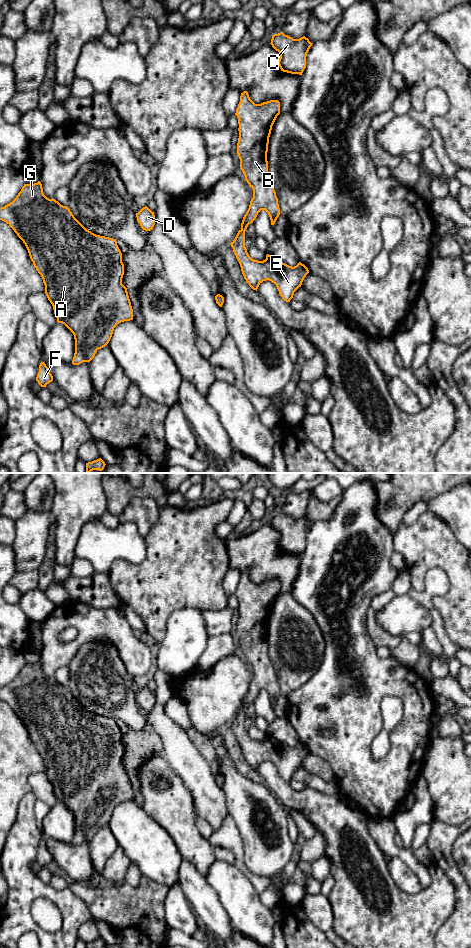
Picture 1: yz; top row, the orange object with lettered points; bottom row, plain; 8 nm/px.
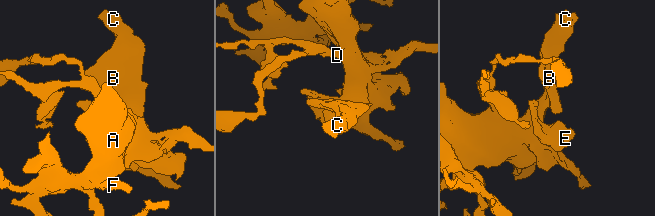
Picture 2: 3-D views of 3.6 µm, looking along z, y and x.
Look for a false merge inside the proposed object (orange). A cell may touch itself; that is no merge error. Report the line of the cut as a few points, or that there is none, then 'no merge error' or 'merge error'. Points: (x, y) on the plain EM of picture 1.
cut none; no merge error

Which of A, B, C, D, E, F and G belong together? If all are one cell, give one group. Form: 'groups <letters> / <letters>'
groups A B C D E F G

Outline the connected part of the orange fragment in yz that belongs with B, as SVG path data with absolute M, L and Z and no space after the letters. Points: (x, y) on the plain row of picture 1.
M247 571L241 573L235 593L239 604L237 634L245 660L253 669L253 678L243 697L241 709L230 724L244 759L253 770L257 771L263 761L269 760L276 765L282 779L290 782L309 753L308 748L301 742L294 747L289 746L269 734L263 741L254 740L245 727L245 711L261 690L268 693L271 705L275 704L280 695L278 678L268 655L267 641L269 617L279 594L278 580L255 584Z

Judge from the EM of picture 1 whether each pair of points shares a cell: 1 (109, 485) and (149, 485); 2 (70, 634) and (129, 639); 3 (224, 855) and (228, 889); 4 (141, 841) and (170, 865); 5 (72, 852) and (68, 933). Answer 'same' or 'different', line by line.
1: same
2: different
3: different
4: same
5: different

